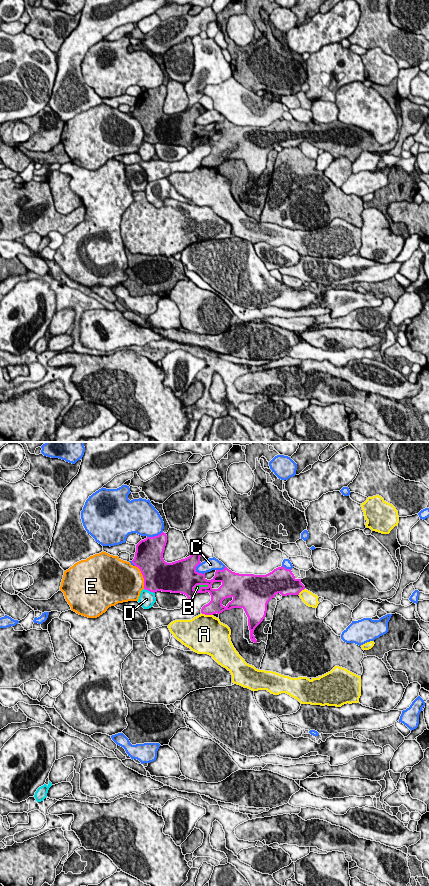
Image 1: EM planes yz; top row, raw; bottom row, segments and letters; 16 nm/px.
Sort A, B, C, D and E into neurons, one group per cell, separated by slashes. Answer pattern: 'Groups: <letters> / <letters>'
Groups: A / B / C / D / E

